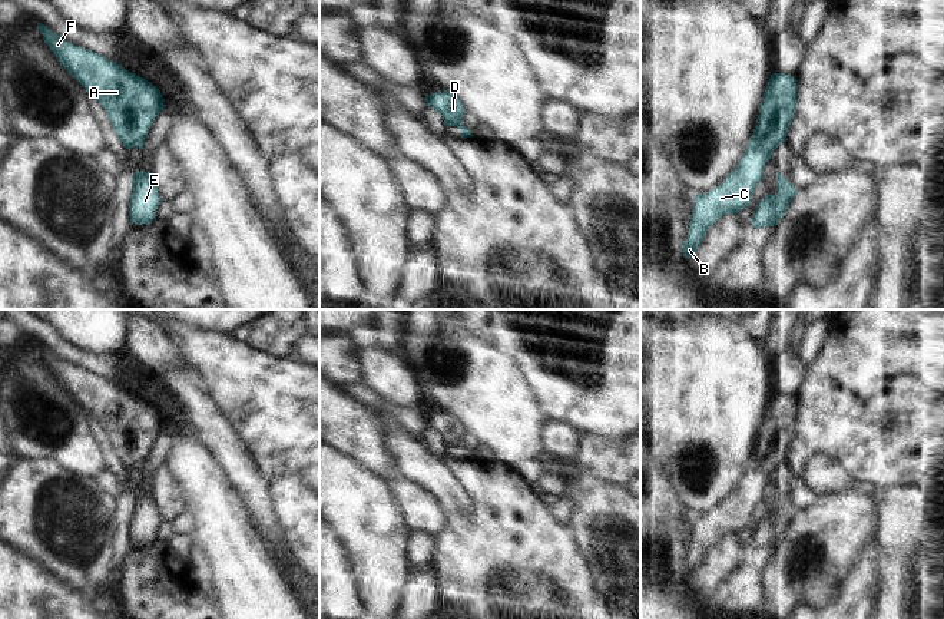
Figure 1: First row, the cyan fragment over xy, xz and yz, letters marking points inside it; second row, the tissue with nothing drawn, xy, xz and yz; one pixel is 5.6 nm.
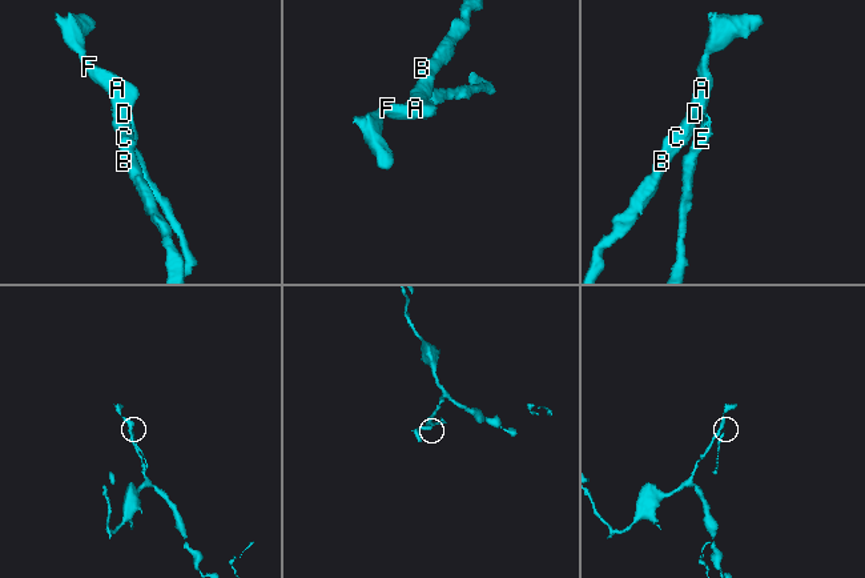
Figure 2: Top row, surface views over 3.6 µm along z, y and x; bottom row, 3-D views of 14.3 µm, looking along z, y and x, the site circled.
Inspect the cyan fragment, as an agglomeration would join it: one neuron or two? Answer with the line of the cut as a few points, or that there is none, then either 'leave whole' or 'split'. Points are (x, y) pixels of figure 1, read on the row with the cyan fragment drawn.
cut xz (461, 123), (457, 126); split

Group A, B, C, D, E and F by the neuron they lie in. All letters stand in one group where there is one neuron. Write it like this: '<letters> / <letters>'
A B C D F / E

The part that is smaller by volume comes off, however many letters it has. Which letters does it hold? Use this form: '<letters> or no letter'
E

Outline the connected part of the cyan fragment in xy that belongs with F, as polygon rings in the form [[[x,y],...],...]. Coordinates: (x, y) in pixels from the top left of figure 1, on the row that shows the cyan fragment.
[[[42,23],[37,29],[62,66],[102,105],[125,148],[140,146],[163,110],[160,90],[120,64],[60,39]]]

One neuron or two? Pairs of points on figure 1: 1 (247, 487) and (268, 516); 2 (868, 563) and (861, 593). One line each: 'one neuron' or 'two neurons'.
1: one neuron
2: one neuron

